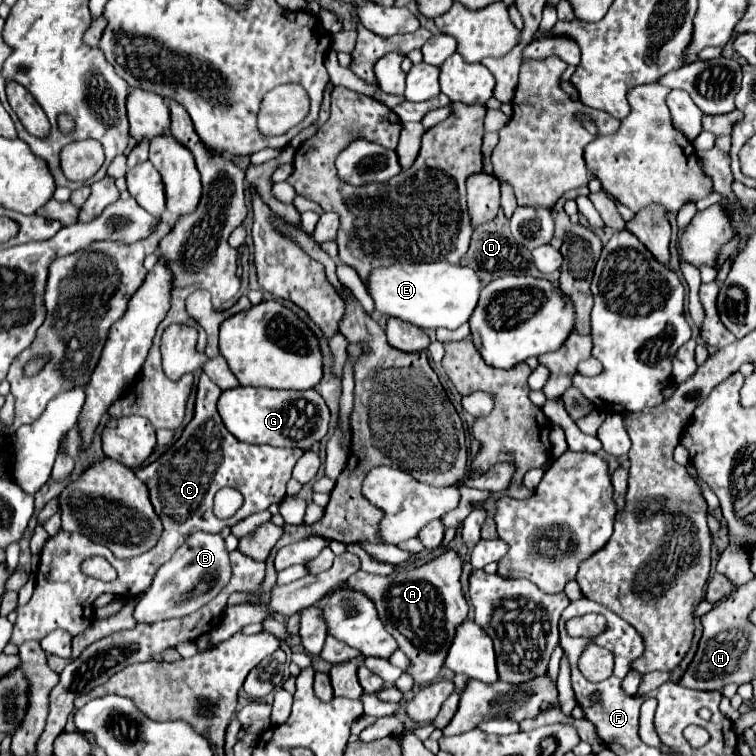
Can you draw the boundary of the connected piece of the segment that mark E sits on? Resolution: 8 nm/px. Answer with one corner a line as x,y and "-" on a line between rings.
449,262
393,264
373,270
369,276
369,294
375,300
375,308
385,316
407,320
419,328
455,330
469,322
481,288
481,280
469,266

